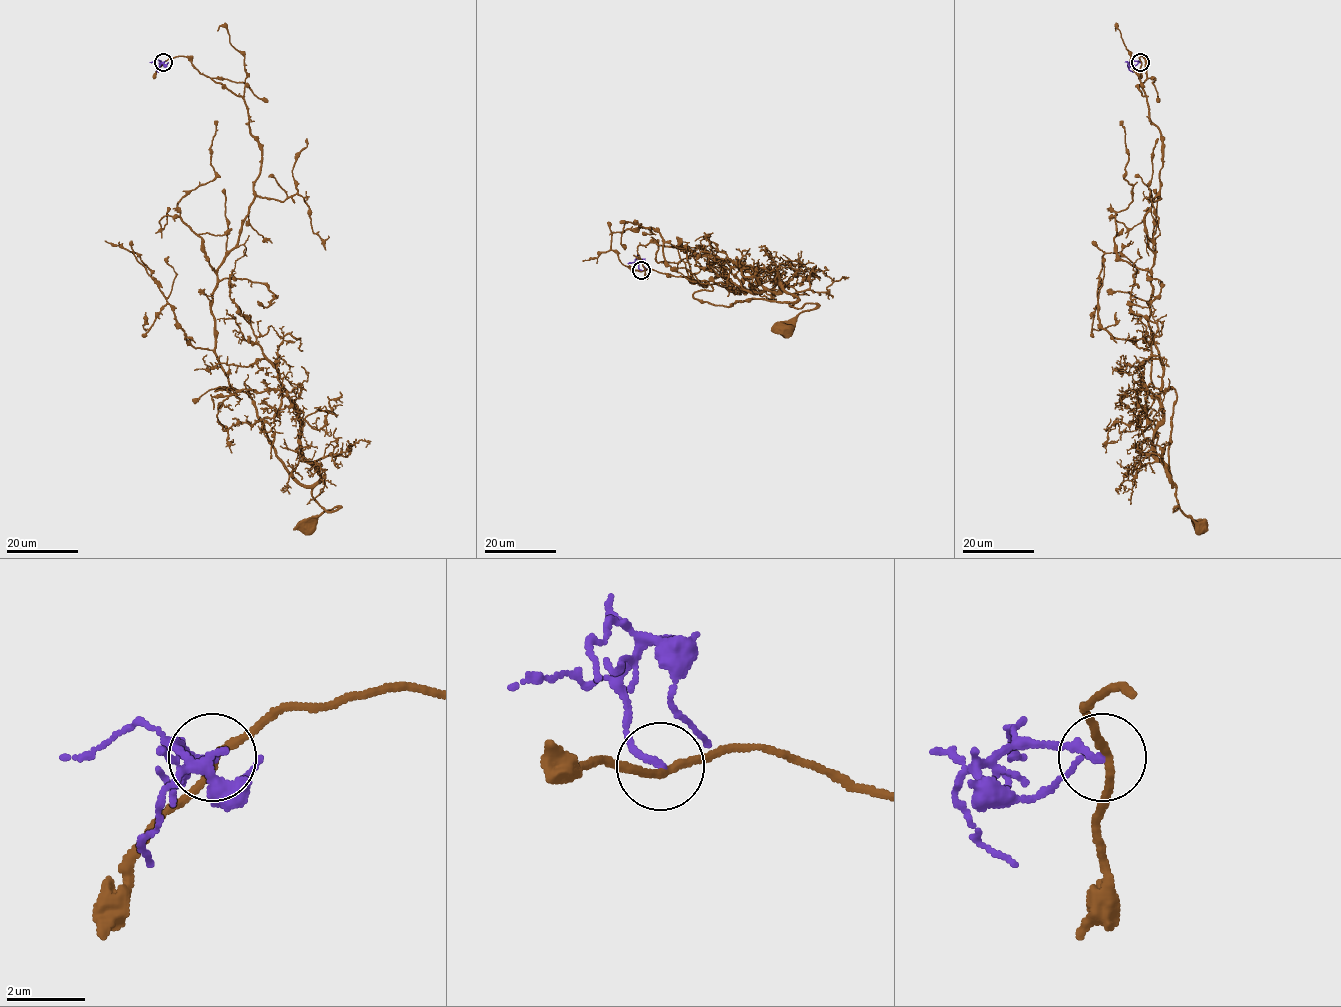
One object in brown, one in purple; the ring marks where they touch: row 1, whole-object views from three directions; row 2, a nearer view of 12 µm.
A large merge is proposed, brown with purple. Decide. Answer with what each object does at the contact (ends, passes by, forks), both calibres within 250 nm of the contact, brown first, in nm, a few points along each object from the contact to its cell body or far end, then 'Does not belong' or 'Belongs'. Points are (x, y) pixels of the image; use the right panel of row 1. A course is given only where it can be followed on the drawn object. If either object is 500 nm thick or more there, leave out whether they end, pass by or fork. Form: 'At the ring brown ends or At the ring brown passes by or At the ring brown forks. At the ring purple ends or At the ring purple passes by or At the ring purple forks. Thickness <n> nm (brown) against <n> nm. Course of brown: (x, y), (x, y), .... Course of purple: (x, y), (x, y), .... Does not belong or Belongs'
At the ring brown passes by. At the ring purple ends. Thickness 190 nm (brown) against 190 nm. Course of brown: (1141, 62), (1162, 142), (1145, 218), (1151, 382), (1175, 390), (1173, 511), (1199, 526). Course of purple: (1140, 62), (1128, 64), (1133, 72). Does not belong

